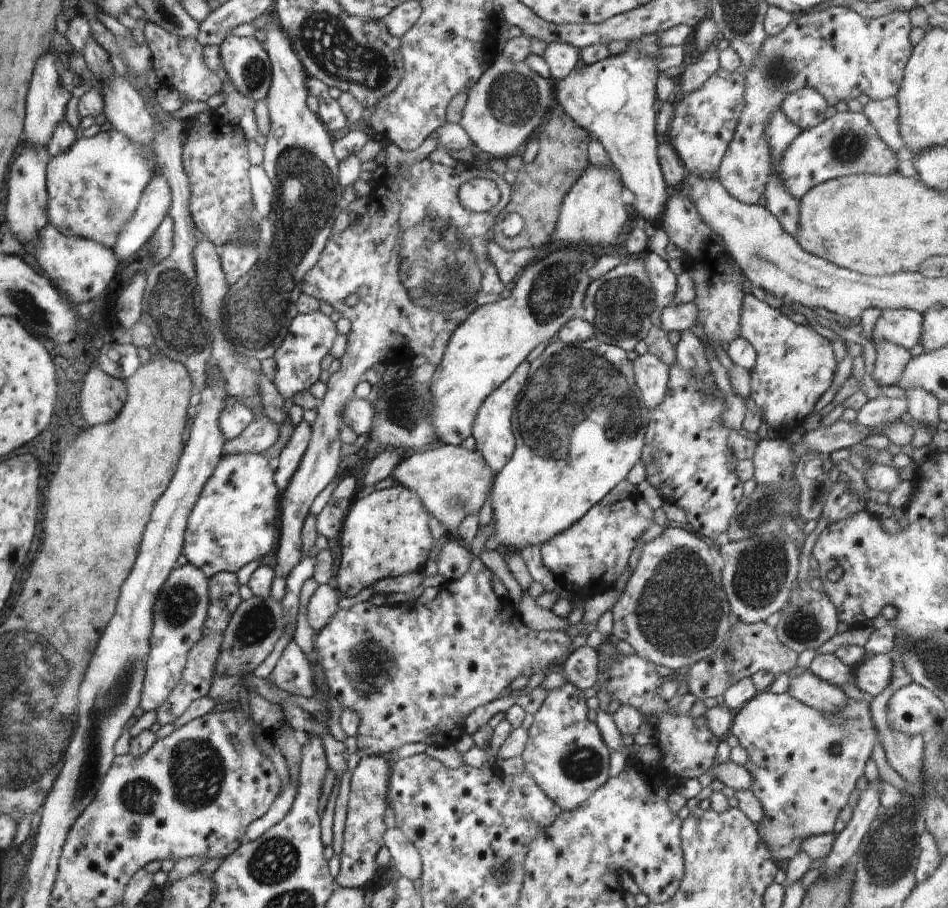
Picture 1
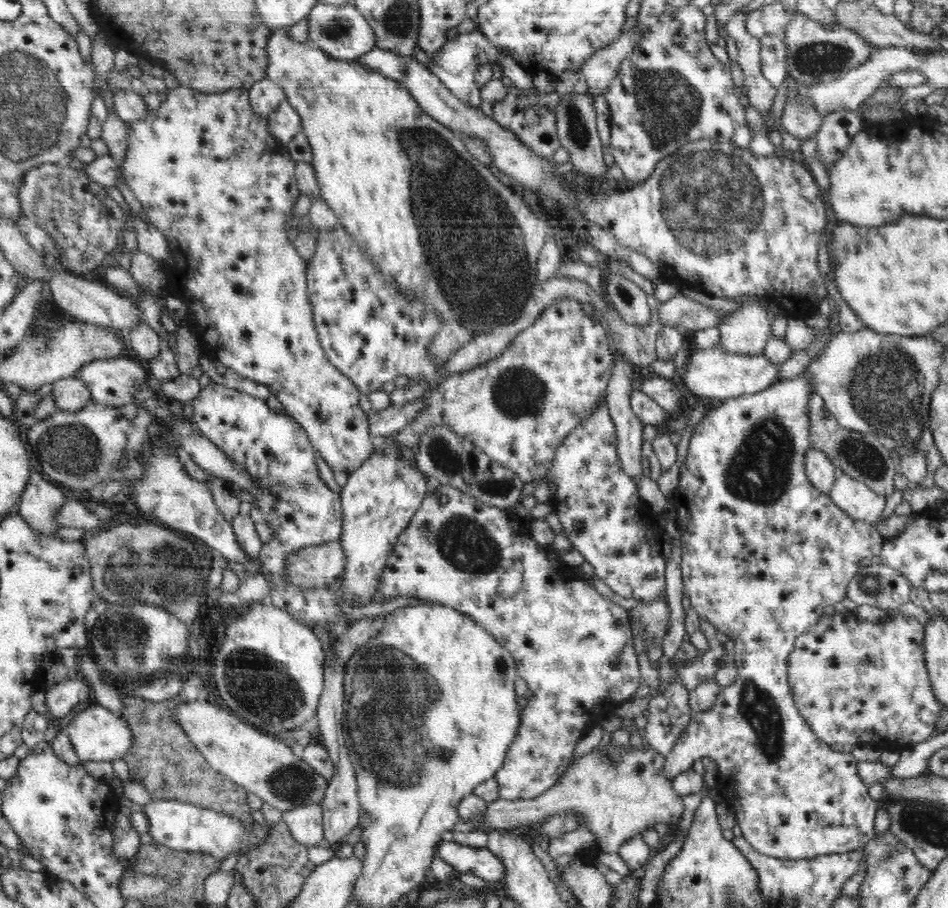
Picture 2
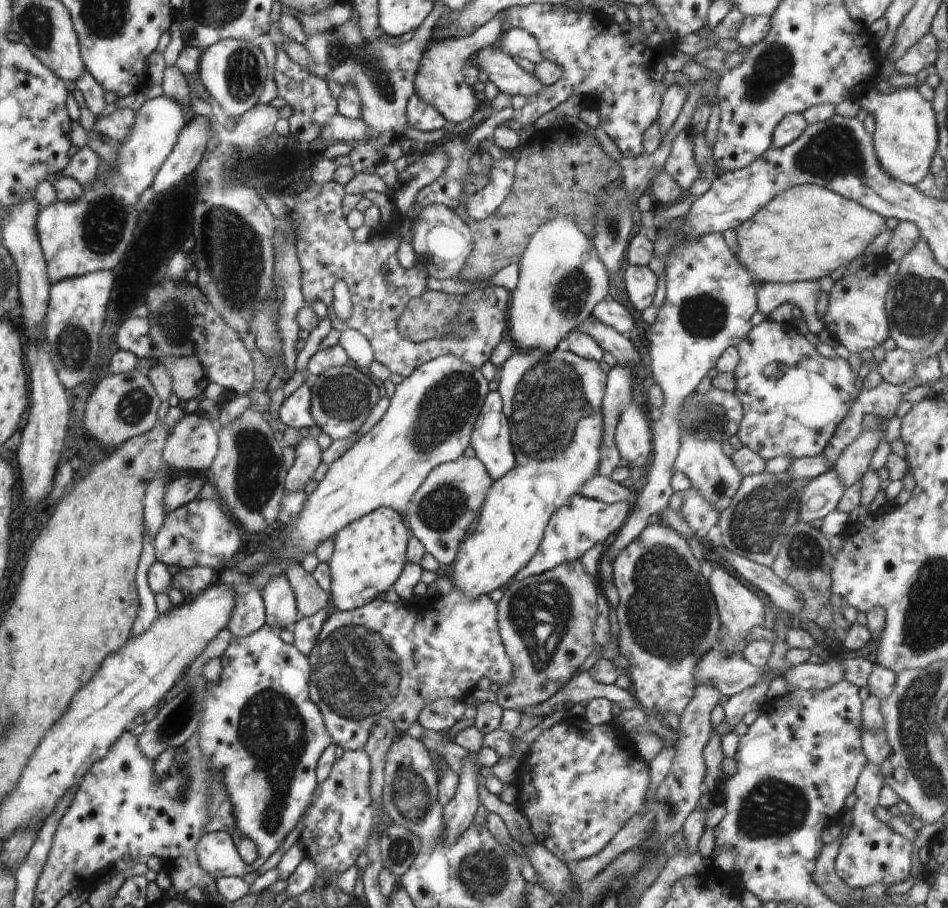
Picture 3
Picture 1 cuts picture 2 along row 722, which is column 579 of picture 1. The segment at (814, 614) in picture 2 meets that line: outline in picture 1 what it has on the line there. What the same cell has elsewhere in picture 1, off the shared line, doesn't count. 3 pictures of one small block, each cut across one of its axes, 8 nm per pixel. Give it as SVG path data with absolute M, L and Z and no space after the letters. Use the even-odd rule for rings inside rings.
M566 681L566 683L562 684L560 688L550 689L548 691L544 702L542 702L540 708L534 714L534 720L531 728L527 730L528 740L526 741L523 753L521 754L525 764L525 770L532 775L534 782L536 782L536 784L540 787L540 790L542 790L548 798L551 798L562 811L571 811L576 807L584 806L584 803L587 802L588 797L609 779L608 770L611 751L606 746L604 740L602 740L602 735L600 734L596 723L588 720L589 709L590 708L587 705L587 698L584 697L584 691L576 688L576 686L574 686L571 682Z

